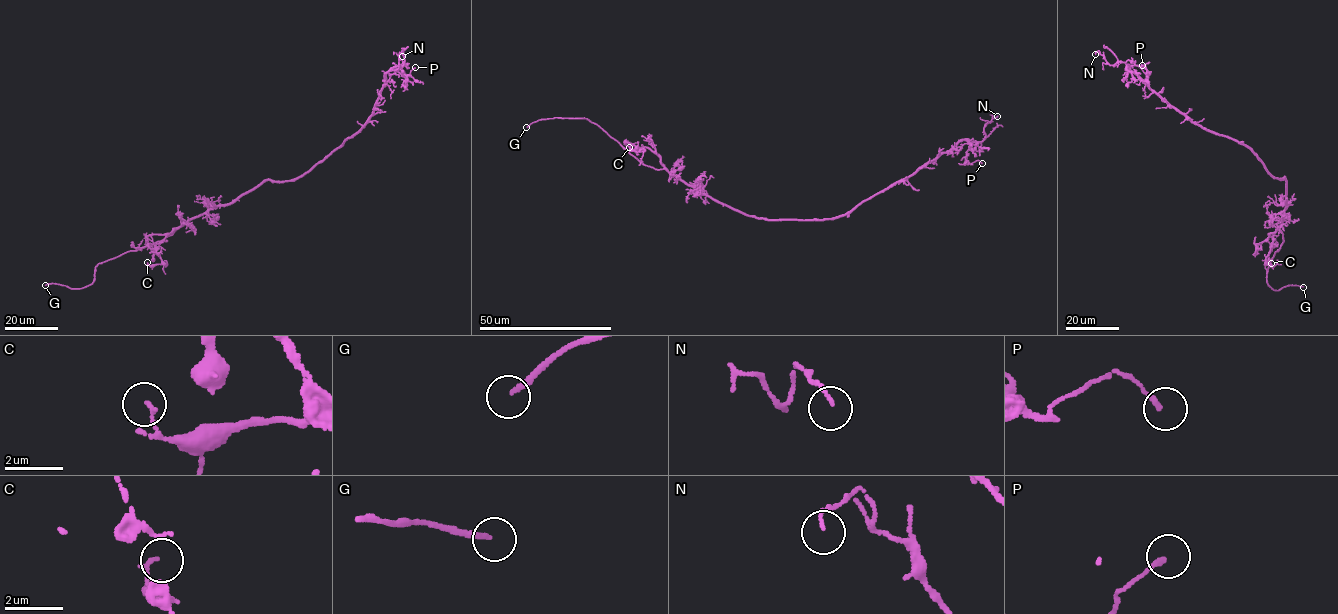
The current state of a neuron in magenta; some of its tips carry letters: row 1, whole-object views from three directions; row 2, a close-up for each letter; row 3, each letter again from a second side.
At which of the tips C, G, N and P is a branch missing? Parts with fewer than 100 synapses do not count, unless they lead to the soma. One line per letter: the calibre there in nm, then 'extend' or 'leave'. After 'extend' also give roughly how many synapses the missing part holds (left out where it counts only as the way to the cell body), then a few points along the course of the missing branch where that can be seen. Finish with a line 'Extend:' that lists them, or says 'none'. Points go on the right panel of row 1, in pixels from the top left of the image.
C: 130 nm | leave
G: 190 nm | extend
N: 90 nm | leave
P: 160 nm | leave
Extend: G

